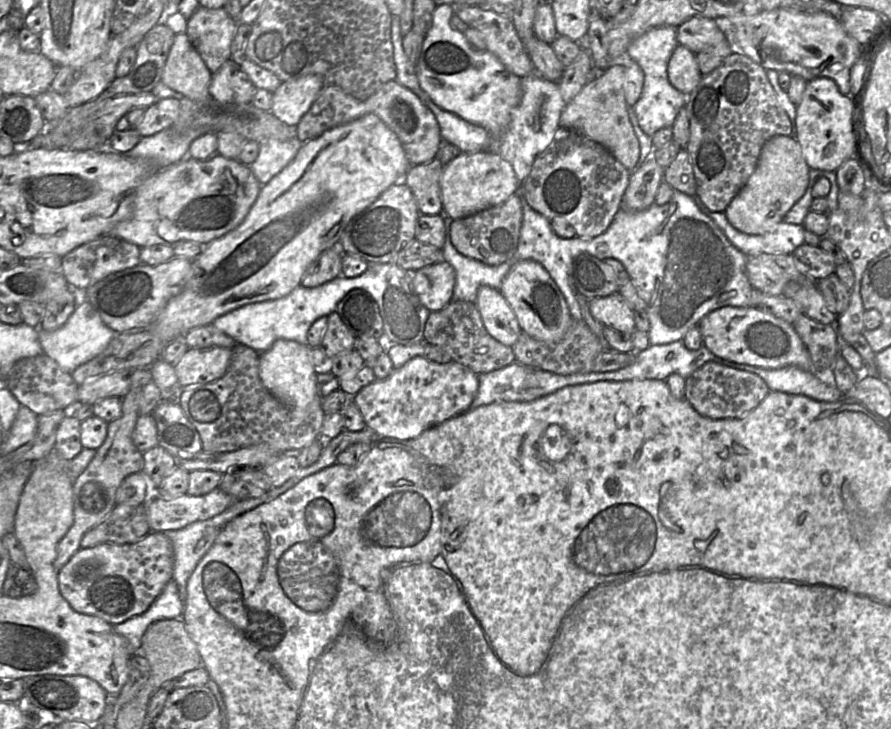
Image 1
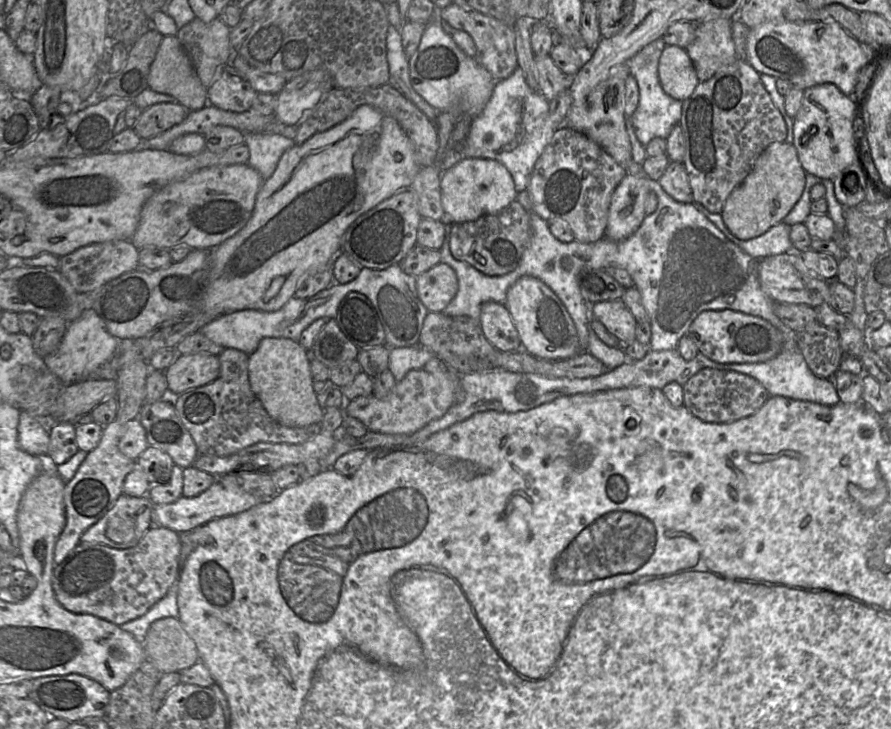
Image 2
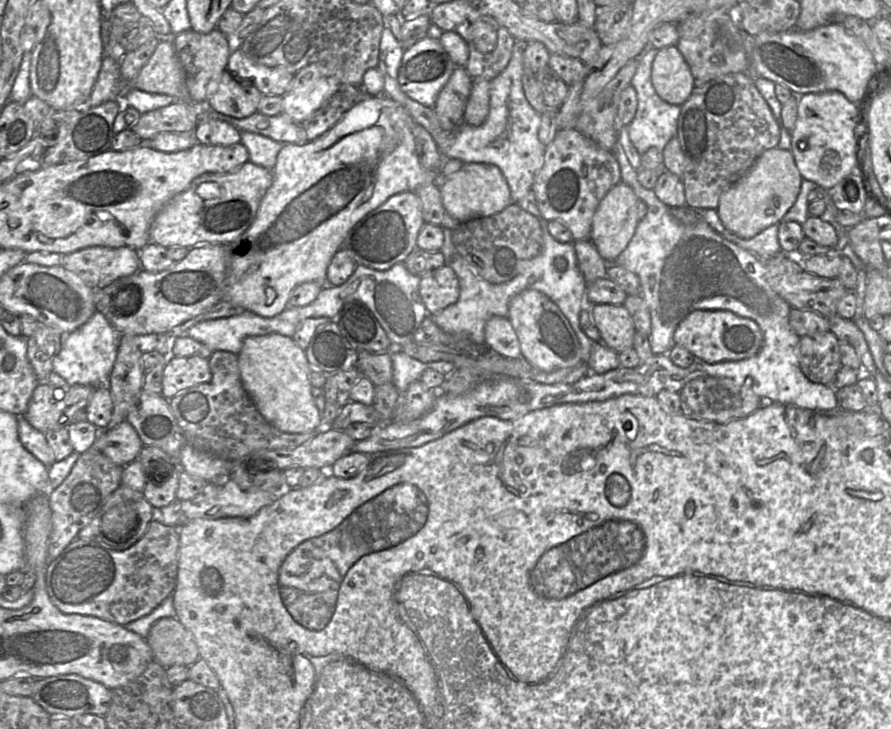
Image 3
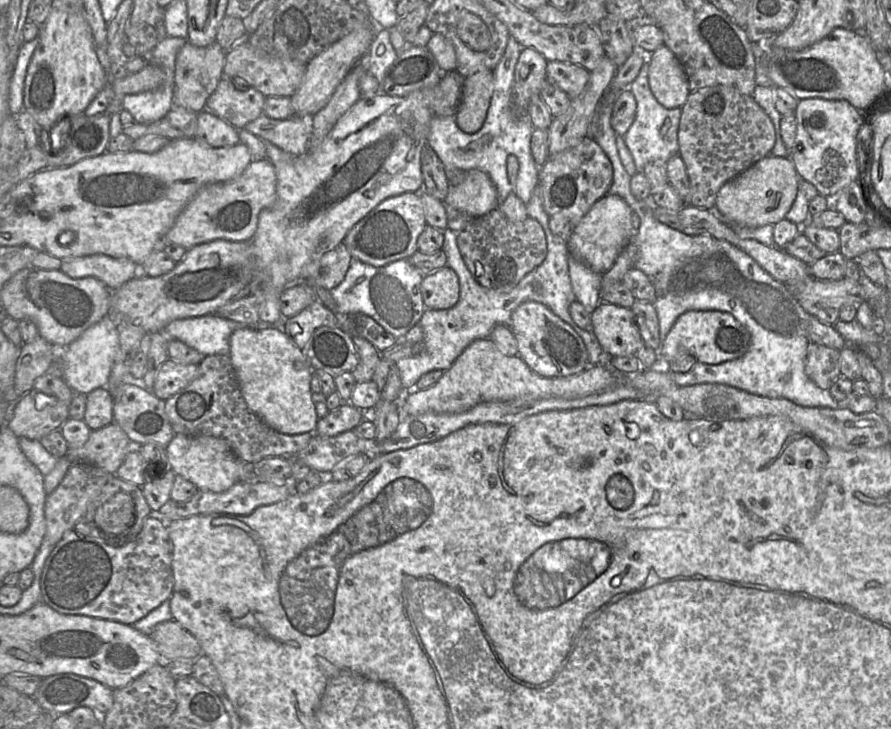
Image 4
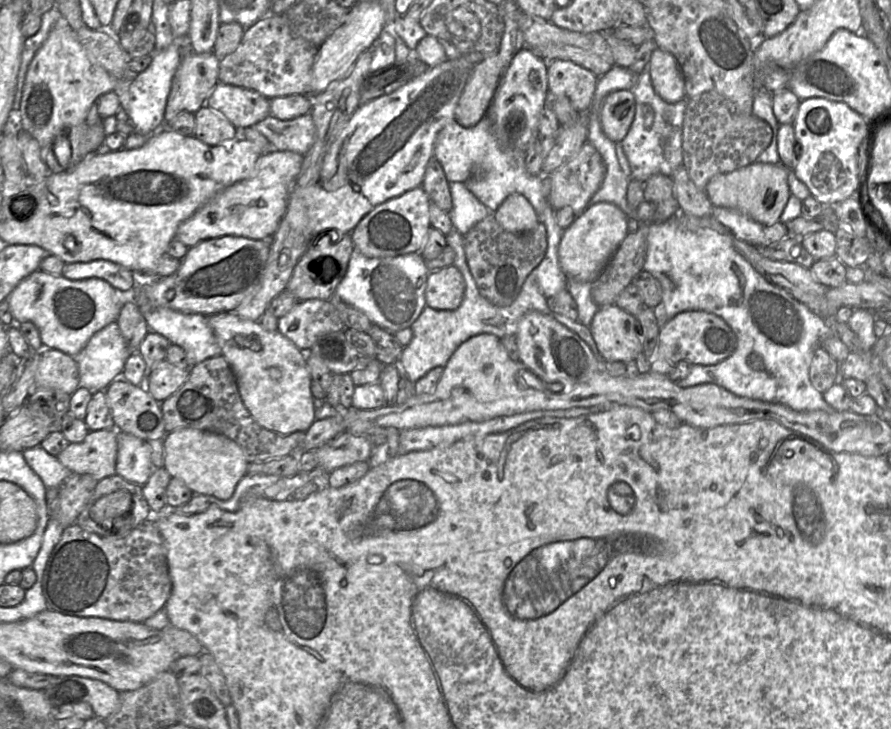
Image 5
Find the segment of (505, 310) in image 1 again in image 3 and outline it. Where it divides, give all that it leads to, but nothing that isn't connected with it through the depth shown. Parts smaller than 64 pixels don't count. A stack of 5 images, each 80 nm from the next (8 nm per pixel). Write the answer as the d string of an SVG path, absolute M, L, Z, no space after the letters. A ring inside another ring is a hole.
M490 317L485 324L484 335L489 350L508 358L521 357L519 341L508 317Z

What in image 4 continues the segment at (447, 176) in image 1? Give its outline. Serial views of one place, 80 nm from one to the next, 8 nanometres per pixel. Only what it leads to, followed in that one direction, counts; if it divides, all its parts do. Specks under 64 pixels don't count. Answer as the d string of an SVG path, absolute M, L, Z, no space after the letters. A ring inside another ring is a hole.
M479 169L466 172L458 185L449 185L443 202L473 218L498 208L496 187L488 174Z

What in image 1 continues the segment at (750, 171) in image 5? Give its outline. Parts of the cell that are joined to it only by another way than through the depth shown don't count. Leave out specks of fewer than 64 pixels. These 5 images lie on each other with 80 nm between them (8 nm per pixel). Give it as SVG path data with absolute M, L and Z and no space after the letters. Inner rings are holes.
M785 135L771 137L762 146L754 172L724 211L729 223L749 235L772 231L784 222L787 212L804 195L809 183L809 172L810 168L797 140Z

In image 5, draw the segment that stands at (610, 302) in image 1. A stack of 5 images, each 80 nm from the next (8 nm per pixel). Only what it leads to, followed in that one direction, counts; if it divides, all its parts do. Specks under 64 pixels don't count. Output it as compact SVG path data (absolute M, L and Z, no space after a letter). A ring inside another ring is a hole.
M616 304L598 308L590 331L603 362L632 361L643 351L638 321Z

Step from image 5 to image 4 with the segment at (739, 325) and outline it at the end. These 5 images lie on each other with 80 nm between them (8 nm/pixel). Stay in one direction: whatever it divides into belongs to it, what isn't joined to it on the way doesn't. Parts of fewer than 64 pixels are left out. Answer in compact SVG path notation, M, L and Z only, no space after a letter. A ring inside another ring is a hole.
M644 200L638 201L645 205L645 211L643 218L640 218L639 227L636 230L633 229L631 240L634 245L633 267L642 271L654 286L655 299L653 305L659 320L661 344L677 318L688 311L730 313L751 334L751 345L740 358L719 364L706 364L696 361L688 372L669 371L672 380L679 386L703 383L724 384L762 397L787 399L803 407L838 409L840 404L831 396L830 392L819 388L805 373L809 344L806 328L807 321L813 316L804 311L786 285L774 279L750 255L729 242L707 234L684 234L658 221Z

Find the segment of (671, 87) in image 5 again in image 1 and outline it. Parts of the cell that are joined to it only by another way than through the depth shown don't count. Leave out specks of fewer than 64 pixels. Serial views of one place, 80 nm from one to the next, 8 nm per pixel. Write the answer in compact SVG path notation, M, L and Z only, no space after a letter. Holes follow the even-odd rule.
M679 44L669 59L667 74L673 87L683 94L689 95L699 84L702 77L696 53Z

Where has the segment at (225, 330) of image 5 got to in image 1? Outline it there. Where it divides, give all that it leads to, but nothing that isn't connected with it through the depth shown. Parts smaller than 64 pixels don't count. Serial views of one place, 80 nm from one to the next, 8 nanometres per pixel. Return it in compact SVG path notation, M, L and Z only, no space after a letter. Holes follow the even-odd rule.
M278 339L273 343L273 345L269 350L261 353L260 360L259 360L259 377L261 382L265 386L265 388L289 409L306 409L313 402L313 400L318 396L317 373L315 372L311 361L311 347L308 345L300 344L293 340Z

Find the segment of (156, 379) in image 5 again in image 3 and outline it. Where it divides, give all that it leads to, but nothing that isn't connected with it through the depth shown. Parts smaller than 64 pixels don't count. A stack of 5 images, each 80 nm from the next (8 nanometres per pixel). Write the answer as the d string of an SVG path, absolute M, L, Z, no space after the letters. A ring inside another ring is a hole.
M168 356L163 370L161 395L171 399L182 390L210 381L208 358Z

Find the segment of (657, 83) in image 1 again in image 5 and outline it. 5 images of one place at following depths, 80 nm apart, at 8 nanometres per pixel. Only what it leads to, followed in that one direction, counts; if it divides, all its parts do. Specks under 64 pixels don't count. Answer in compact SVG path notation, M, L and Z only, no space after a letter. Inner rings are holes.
M648 64L638 75L631 92L635 99L635 115L628 133L620 142L631 169L631 179L644 183L654 174L671 177L683 166L682 125L687 100L669 104L658 96L652 86Z

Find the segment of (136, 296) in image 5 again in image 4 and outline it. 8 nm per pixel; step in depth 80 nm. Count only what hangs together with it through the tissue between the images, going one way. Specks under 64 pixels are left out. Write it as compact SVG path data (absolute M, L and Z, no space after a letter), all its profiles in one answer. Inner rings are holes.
M208 314L173 320L163 331L168 338L178 339L207 357L229 354L231 334L245 326L216 314Z

